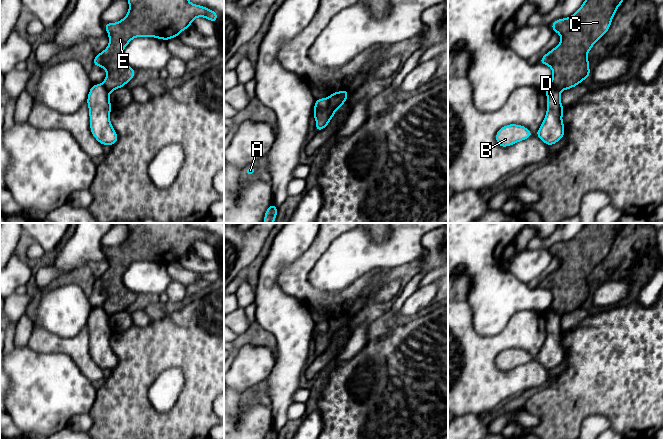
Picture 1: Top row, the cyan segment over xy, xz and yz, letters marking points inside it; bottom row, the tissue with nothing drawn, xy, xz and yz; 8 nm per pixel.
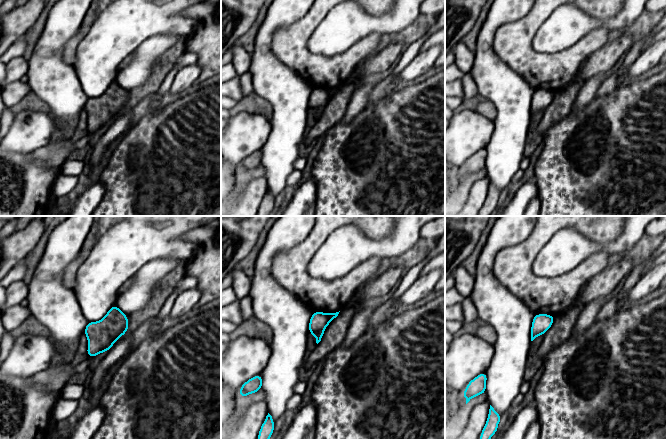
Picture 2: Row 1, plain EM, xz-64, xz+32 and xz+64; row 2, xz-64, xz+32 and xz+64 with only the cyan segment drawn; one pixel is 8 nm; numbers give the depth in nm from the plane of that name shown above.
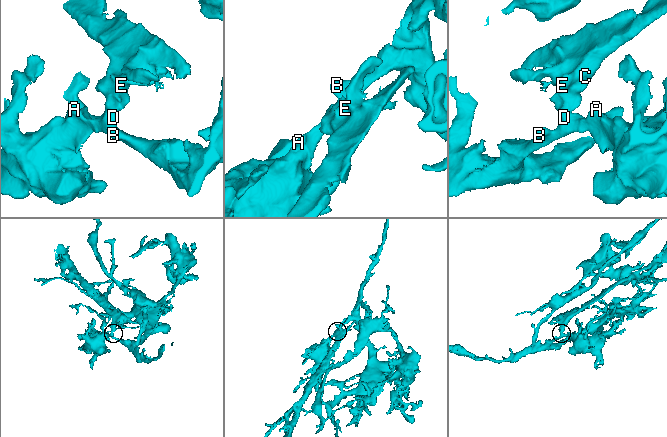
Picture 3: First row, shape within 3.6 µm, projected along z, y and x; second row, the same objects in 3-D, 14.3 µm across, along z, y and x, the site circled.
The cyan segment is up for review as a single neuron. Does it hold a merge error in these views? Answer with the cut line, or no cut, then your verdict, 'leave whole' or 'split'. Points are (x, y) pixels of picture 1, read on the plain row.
cut in xz along (328, 322), (328, 328), (325, 332), (314, 335); split

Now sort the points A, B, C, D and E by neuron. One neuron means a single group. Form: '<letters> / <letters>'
A B D / C E

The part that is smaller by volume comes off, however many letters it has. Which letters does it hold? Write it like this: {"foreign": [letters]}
{"foreign": ["C", "E"]}

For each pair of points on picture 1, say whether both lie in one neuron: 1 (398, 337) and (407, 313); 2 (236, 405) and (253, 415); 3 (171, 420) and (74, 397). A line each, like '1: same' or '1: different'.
1: different
2: same
3: different

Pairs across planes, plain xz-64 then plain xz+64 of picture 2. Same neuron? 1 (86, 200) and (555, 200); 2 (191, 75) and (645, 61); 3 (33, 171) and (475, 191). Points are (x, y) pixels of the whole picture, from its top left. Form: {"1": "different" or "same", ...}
{"1": "different", "2": "same", "3": "same"}

